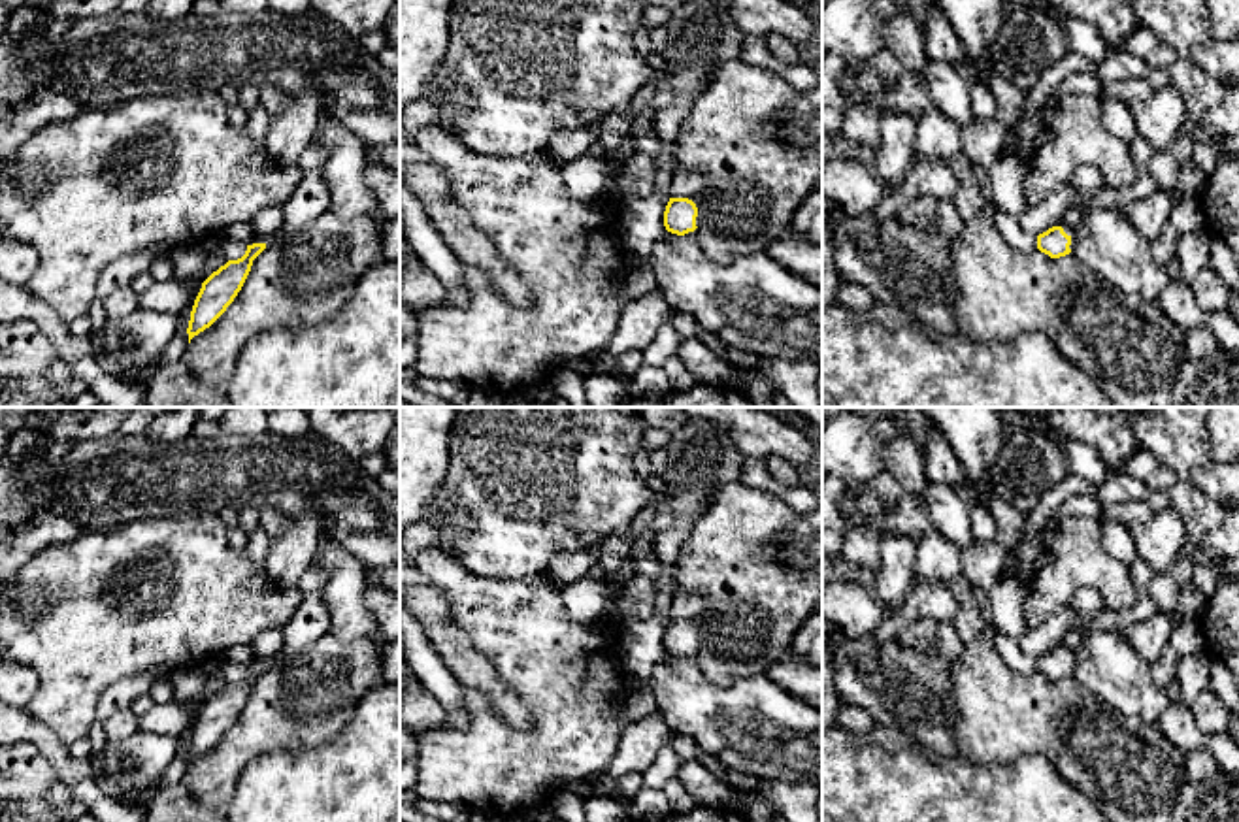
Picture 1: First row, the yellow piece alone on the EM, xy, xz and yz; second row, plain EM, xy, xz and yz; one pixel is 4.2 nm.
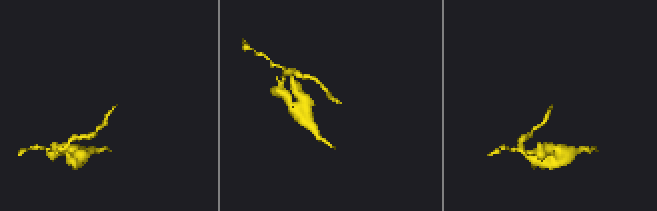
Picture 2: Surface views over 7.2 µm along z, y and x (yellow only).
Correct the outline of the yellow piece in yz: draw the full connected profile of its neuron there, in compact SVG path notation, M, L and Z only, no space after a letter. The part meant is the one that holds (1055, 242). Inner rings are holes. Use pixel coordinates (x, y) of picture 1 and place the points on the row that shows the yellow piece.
M1054 224L1047 232L1037 236L1037 249L1050 258L1066 256L1073 251L1077 232L1066 224Z

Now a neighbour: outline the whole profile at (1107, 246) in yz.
M1092 209L1073 245L1073 256L1103 285L1154 304L1169 285L1165 264L1152 256L1152 241L1139 234L1120 211Z

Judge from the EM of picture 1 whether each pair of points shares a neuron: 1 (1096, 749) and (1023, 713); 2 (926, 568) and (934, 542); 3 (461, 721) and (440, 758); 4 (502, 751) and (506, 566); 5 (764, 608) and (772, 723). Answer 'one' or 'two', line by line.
1: one
2: one
3: two
4: two
5: two

